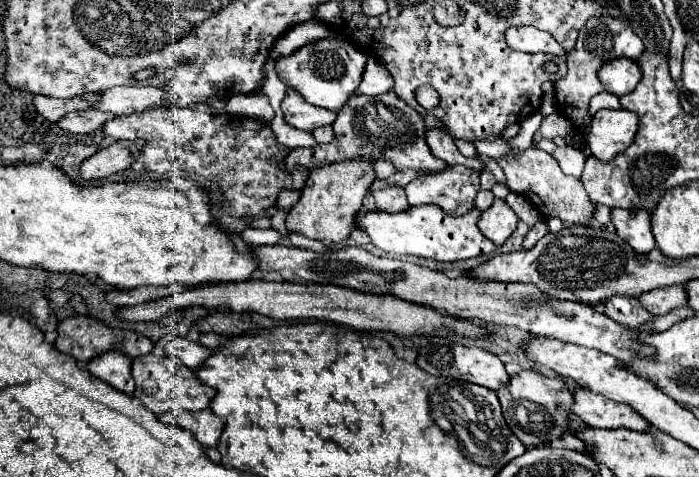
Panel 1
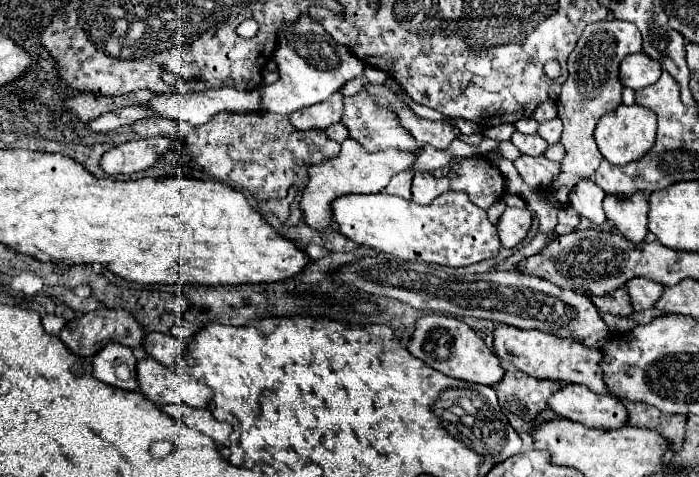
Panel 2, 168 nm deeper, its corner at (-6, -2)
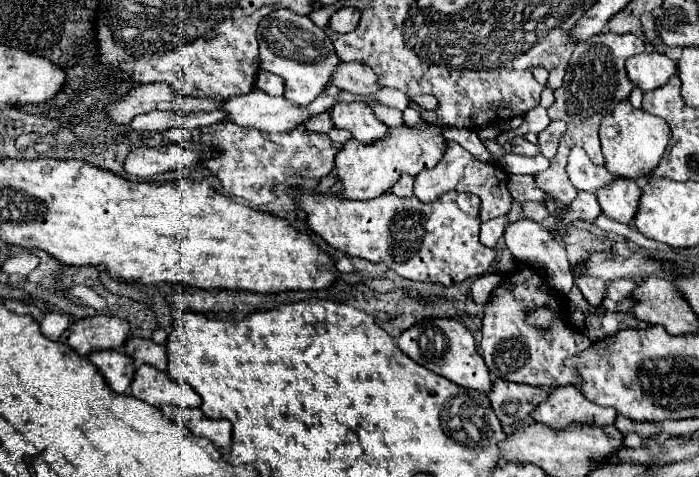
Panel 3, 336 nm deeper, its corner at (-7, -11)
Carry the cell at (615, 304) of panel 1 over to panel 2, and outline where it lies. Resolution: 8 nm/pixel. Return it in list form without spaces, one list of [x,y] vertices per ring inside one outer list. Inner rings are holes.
[[[627,289],[615,291],[611,295],[603,295],[603,297],[591,297],[591,301],[595,303],[595,307],[601,313],[611,313],[617,317],[633,315],[633,305],[631,305],[631,297],[629,297]]]

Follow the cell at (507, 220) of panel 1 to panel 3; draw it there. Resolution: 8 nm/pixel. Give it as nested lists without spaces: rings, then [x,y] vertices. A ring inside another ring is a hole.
[[[518,220],[518,222],[512,222],[506,226],[506,232],[504,232],[504,240],[506,240],[506,246],[508,250],[524,264],[538,264],[538,266],[544,266],[544,270],[548,272],[548,280],[552,284],[552,288],[556,288],[560,294],[568,294],[570,288],[574,286],[574,274],[572,274],[572,266],[566,258],[566,250],[564,246],[556,240],[556,236],[544,228],[542,224],[534,222],[534,220]]]

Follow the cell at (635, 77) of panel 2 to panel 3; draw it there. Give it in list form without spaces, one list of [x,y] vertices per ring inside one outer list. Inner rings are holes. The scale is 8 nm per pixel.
[[[646,50],[642,54],[636,54],[626,60],[626,72],[628,78],[638,86],[642,92],[656,90],[668,82],[672,74],[676,74],[678,64],[668,58],[666,54],[658,54],[652,50]]]

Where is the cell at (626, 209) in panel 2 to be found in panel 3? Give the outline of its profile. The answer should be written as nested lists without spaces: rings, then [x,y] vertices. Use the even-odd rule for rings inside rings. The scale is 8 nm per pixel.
[[[614,178],[610,184],[598,188],[596,198],[602,206],[602,212],[622,224],[630,224],[638,208],[640,186],[632,178]]]

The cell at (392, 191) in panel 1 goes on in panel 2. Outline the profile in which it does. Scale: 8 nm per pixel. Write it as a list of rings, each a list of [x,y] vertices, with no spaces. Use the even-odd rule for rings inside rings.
[[[401,171],[399,175],[395,175],[389,181],[389,185],[385,187],[385,191],[389,195],[399,195],[403,199],[411,199],[411,179],[413,179],[411,171]]]

